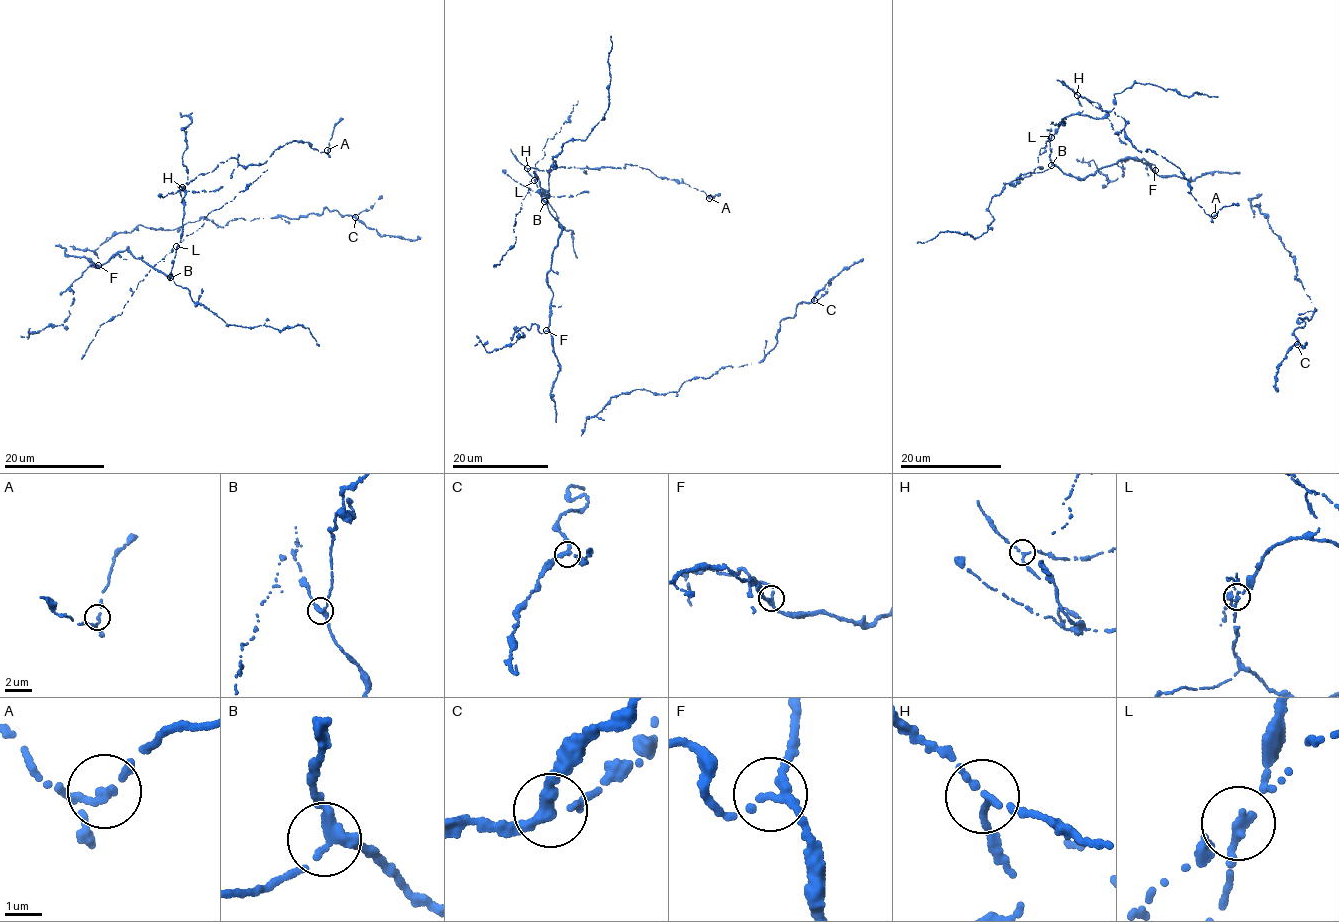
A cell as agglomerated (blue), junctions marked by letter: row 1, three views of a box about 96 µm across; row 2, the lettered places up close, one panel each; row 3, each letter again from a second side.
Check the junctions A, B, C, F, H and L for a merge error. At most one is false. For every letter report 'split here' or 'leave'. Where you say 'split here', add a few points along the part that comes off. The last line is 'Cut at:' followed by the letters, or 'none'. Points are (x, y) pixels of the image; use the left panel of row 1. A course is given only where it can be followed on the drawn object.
A: leave
B: leave
C: leave
F: leave
H: leave
L: split here | (176, 246), (140, 281), (122, 313), (99, 326), (80, 359)
Cut at: L

